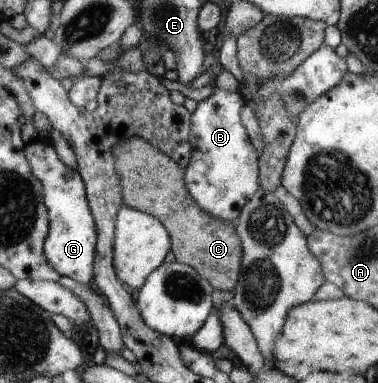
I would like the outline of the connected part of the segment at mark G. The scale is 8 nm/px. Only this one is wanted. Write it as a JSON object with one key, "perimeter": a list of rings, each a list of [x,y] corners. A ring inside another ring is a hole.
{"perimeter":[[[37,137],[27,145],[27,157],[35,165],[35,177],[47,189],[47,209],[51,209],[51,237],[45,241],[46,257],[62,276],[79,283],[93,283],[97,227],[91,213],[85,184],[78,170],[59,159],[51,143]]]}

